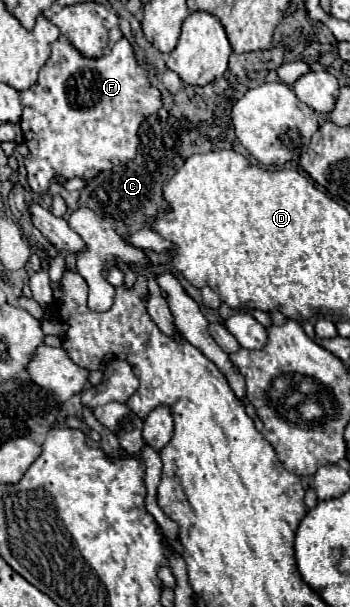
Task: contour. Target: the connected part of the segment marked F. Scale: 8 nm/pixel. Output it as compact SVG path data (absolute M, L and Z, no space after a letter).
M60 36L54 46L48 62L38 72L38 82L30 90L20 92L22 98L22 132L24 142L30 148L30 154L24 158L28 172L28 186L36 194L44 194L50 188L50 180L58 174L64 178L94 178L100 172L112 170L118 164L126 164L136 156L138 148L138 128L140 124L156 114L162 106L160 90L150 82L148 72L138 64L136 52L126 38L114 44L108 56L90 60L84 58L64 36Z

